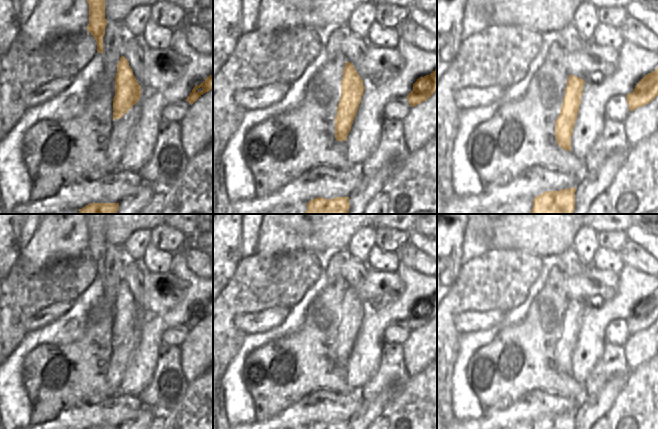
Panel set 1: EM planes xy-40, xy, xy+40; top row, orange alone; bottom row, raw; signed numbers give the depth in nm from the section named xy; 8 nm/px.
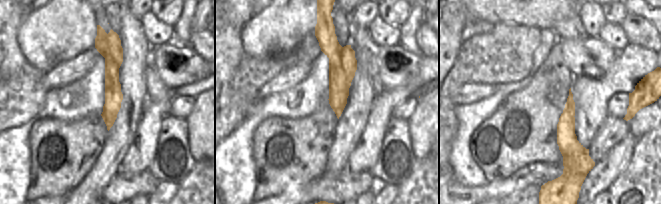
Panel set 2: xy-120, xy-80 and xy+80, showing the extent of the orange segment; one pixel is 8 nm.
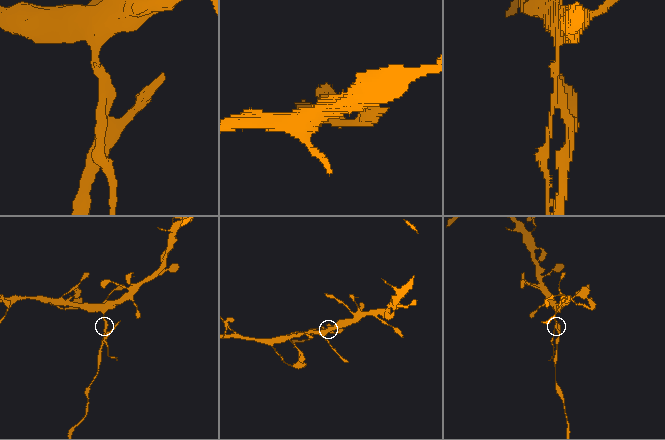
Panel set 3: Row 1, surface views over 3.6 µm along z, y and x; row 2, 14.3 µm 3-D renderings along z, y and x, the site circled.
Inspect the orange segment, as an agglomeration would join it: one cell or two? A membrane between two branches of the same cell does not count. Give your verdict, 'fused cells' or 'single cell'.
fused cells

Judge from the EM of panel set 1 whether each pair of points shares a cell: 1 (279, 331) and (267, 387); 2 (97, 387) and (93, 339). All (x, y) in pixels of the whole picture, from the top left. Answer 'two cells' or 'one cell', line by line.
1: two cells
2: one cell

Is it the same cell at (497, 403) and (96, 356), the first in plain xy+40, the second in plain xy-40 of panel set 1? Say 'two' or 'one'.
one

